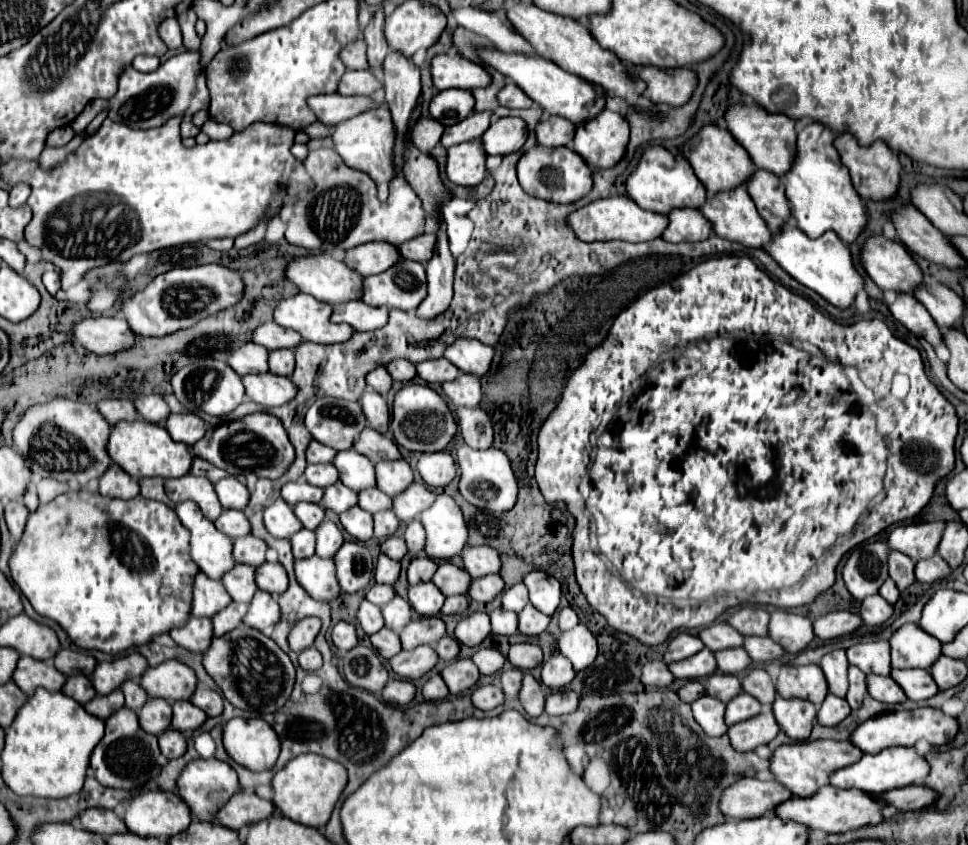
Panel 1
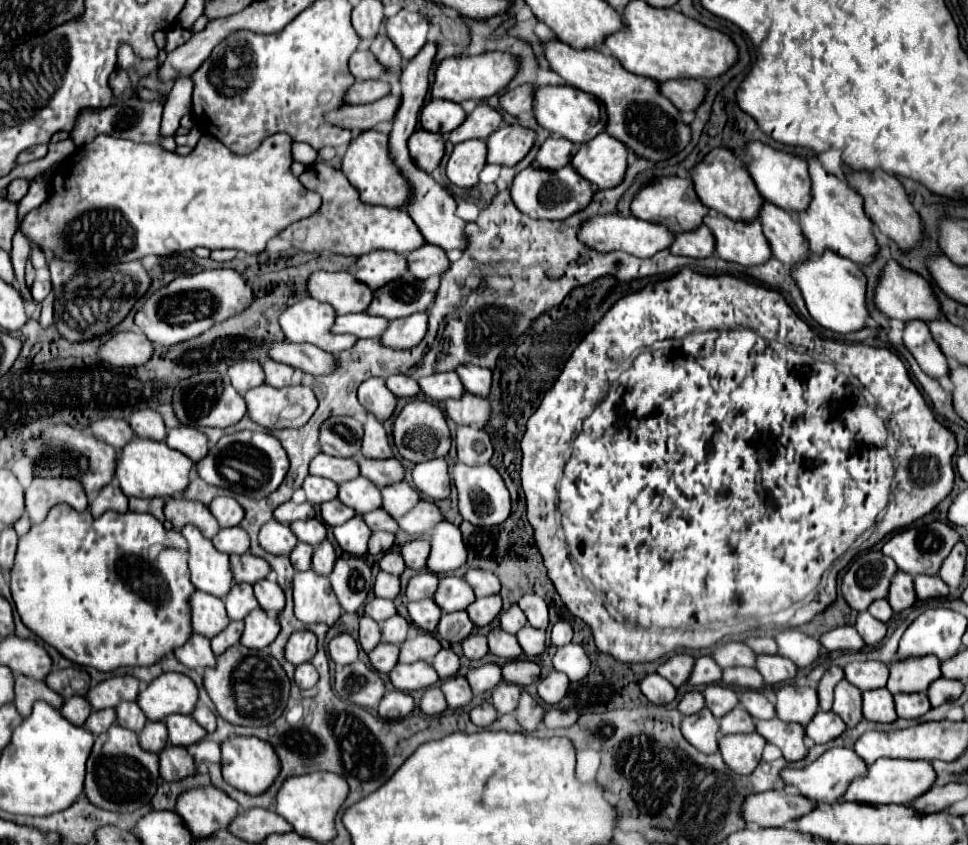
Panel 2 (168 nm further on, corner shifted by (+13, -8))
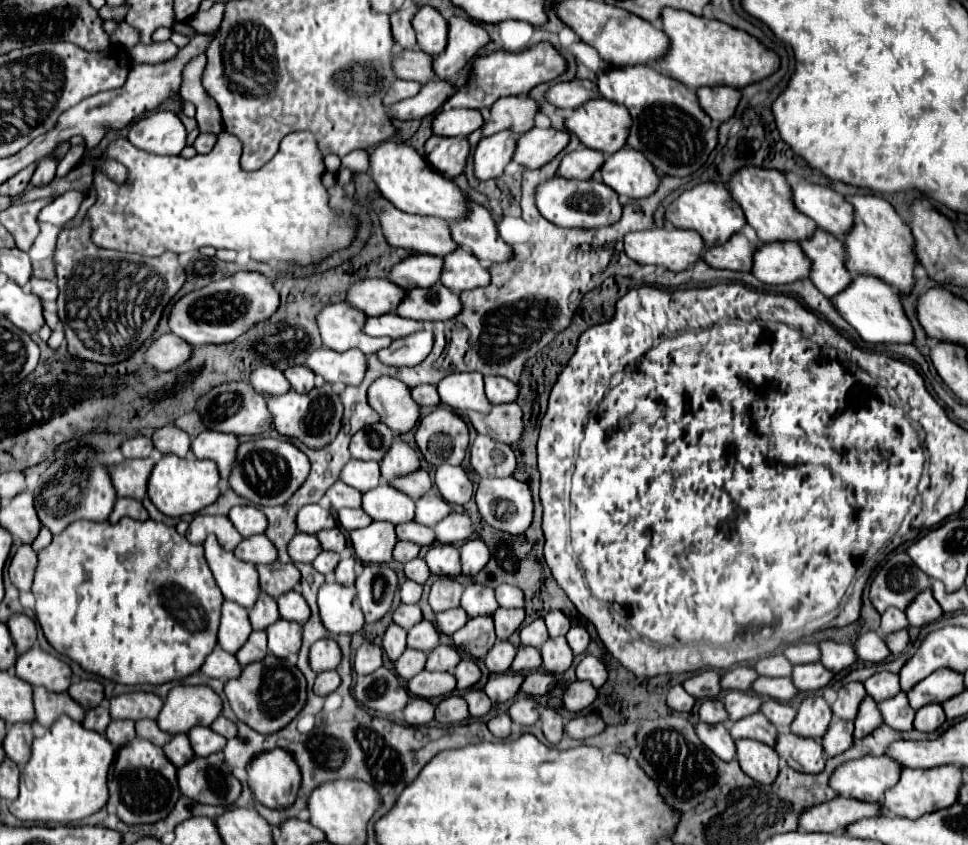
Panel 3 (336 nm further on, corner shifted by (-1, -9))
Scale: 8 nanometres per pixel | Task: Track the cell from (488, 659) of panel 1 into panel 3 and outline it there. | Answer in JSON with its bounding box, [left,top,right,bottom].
[485,670,525,702]

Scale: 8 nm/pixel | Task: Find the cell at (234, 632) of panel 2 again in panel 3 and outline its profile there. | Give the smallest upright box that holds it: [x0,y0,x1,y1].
[235,630,267,666]

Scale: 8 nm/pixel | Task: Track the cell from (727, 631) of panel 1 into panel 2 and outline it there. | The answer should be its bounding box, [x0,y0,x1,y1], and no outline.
[713,643,757,669]

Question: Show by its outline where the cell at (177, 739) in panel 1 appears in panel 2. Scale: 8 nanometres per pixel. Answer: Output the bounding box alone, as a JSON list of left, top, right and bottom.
[159,747,197,781]

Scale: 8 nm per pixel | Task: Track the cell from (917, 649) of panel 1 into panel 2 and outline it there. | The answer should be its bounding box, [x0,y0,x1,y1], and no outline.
[887,655,941,695]

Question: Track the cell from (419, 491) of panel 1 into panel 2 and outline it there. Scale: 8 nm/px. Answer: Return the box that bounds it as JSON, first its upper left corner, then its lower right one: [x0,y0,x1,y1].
[397,501,443,535]

